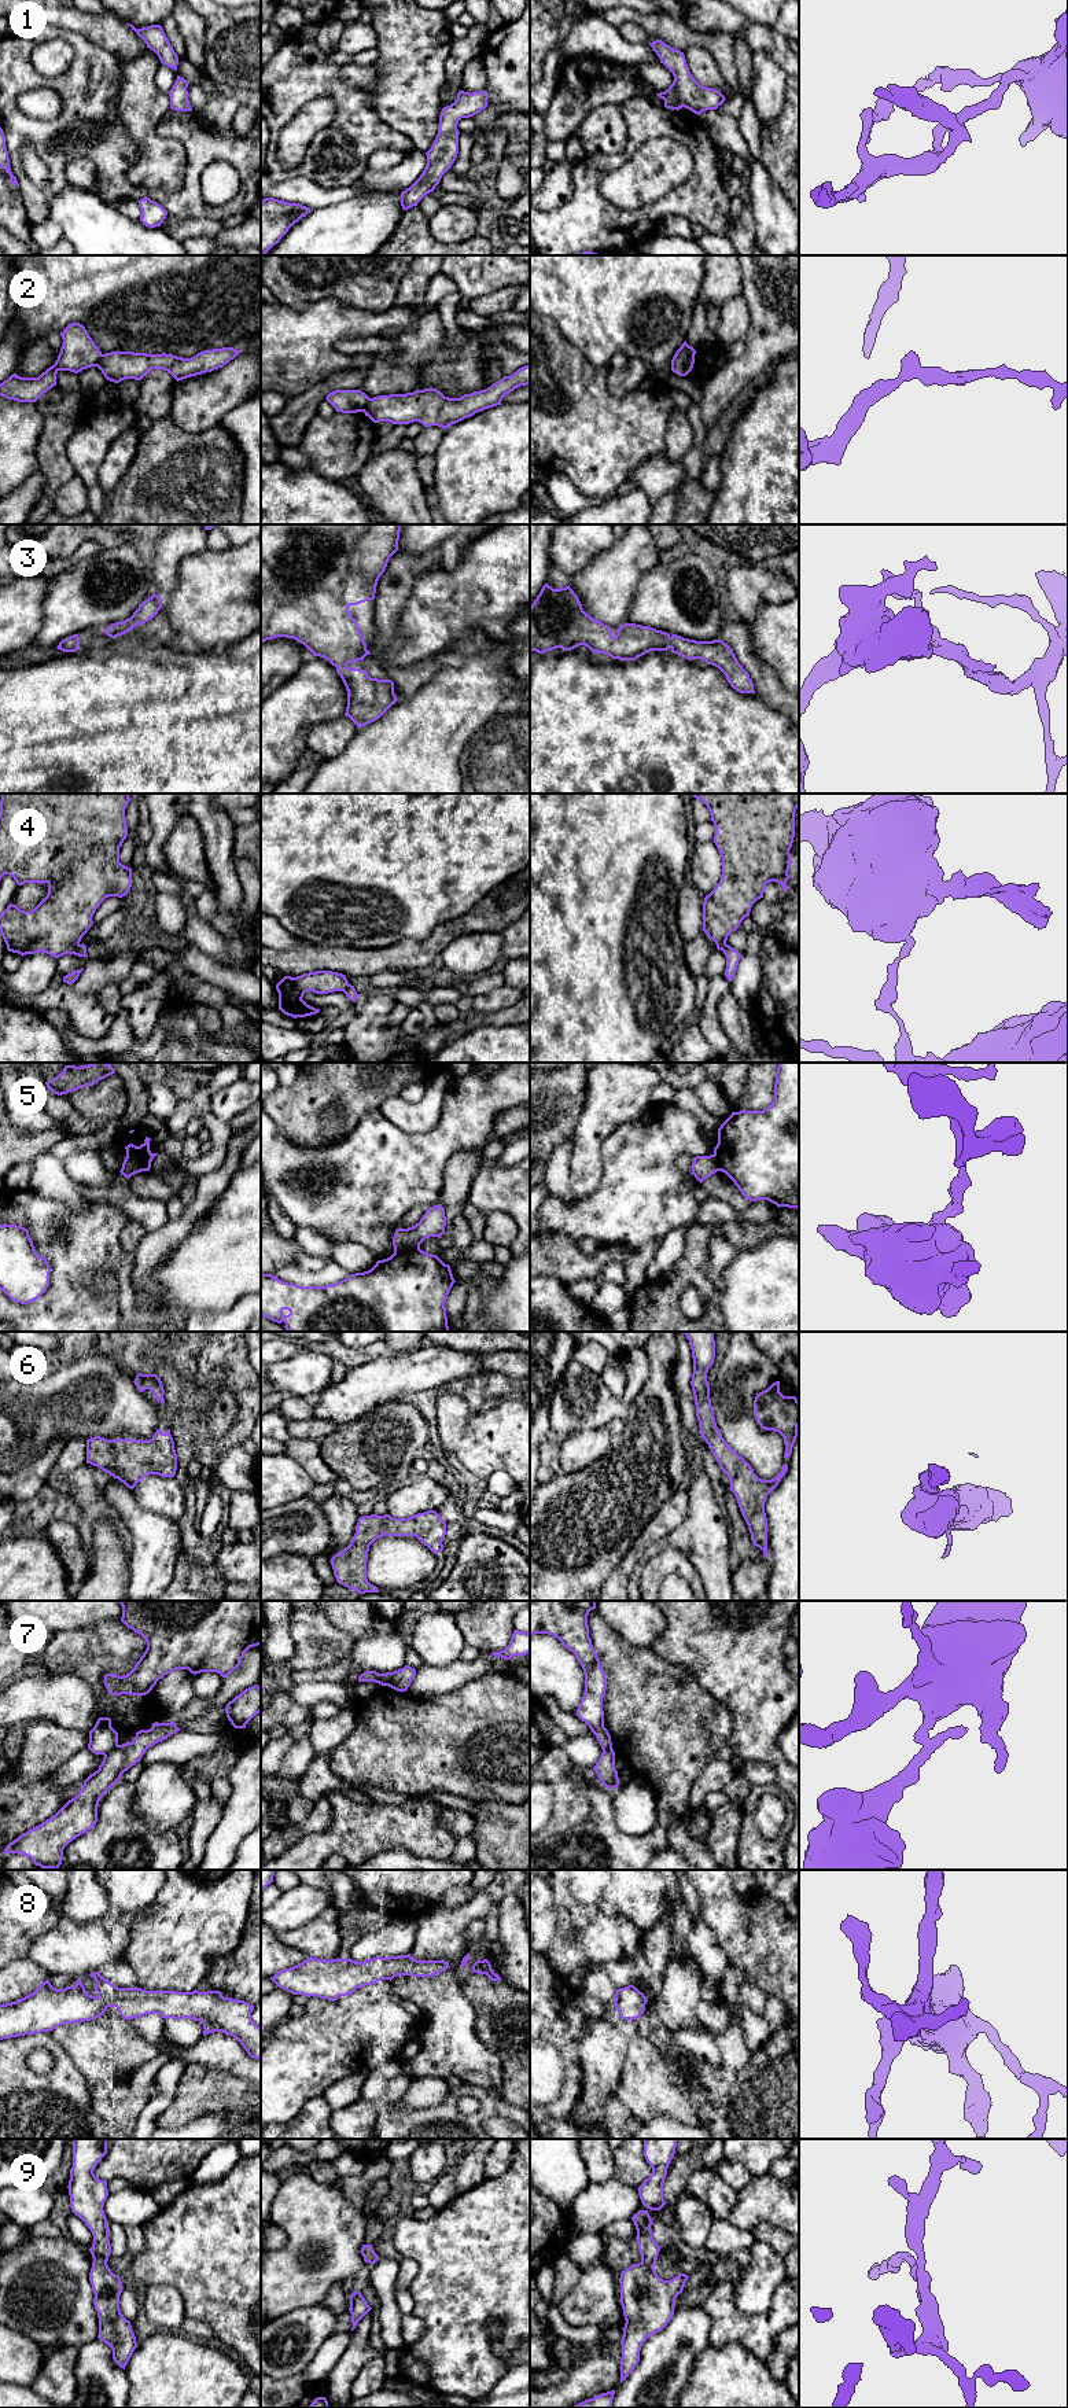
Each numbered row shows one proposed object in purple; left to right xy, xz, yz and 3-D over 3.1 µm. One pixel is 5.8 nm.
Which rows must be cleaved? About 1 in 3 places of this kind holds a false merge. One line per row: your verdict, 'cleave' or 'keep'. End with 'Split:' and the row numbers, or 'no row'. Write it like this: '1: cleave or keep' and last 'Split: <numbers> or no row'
1: keep
2: cleave
3: keep
4: cleave
5: cleave
6: keep
7: cleave
8: keep
9: keep
Split: 2, 4, 5, 7

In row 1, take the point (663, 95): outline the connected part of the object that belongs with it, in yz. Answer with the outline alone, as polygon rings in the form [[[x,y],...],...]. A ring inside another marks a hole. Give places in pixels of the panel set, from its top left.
[[[662,40],[649,43],[656,55],[674,76],[673,84],[660,93],[656,93],[664,100],[664,107],[680,110],[682,107],[700,115],[707,110],[717,110],[726,99],[712,88],[700,85],[689,71],[684,52],[671,48]]]

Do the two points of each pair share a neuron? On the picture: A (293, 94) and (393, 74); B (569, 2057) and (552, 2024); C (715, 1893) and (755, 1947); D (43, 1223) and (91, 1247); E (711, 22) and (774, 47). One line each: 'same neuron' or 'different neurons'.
A: different neurons
B: same neuron
C: same neuron
D: same neuron
E: same neuron

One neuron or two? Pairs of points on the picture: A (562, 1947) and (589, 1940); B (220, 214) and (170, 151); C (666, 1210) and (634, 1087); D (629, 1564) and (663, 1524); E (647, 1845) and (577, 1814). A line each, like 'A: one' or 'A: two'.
A: two
B: two
C: two
D: one
E: two

